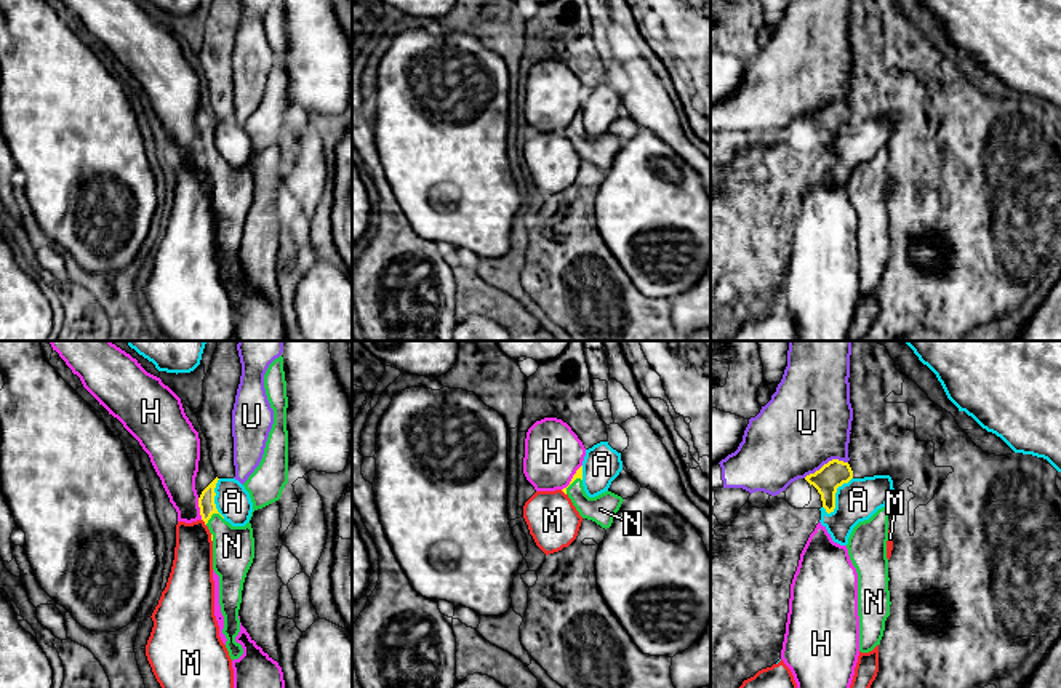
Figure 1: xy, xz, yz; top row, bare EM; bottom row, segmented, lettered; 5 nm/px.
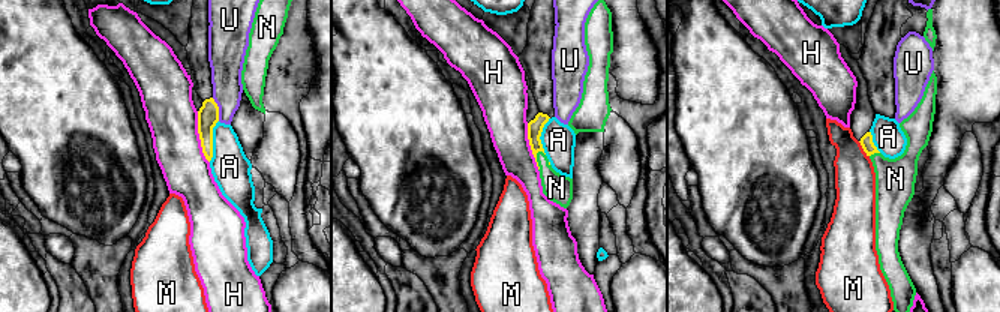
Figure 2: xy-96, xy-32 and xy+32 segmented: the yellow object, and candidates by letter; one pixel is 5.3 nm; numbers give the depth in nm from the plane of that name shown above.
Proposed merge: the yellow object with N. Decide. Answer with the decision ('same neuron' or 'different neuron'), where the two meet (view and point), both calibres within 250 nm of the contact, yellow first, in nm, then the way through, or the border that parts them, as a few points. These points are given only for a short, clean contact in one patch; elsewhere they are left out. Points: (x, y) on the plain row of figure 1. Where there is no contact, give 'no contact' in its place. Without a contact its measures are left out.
same neuron; meets yellow in xy at (213, 154); 80 nm thick on the yellow side, 200 nm on the other; runs through xy (207, 146), (213, 154), (213, 162), (232, 188)

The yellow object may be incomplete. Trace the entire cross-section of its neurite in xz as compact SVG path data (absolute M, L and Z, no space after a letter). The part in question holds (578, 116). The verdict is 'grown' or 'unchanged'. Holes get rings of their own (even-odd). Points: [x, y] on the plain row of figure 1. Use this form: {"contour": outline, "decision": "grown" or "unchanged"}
{"contour": "M583 107L576 112L570 126L562 133L571 141L583 160L592 162L605 171L611 168L613 160L624 142L611 133L589 139L583 128Z", "decision": "grown"}

